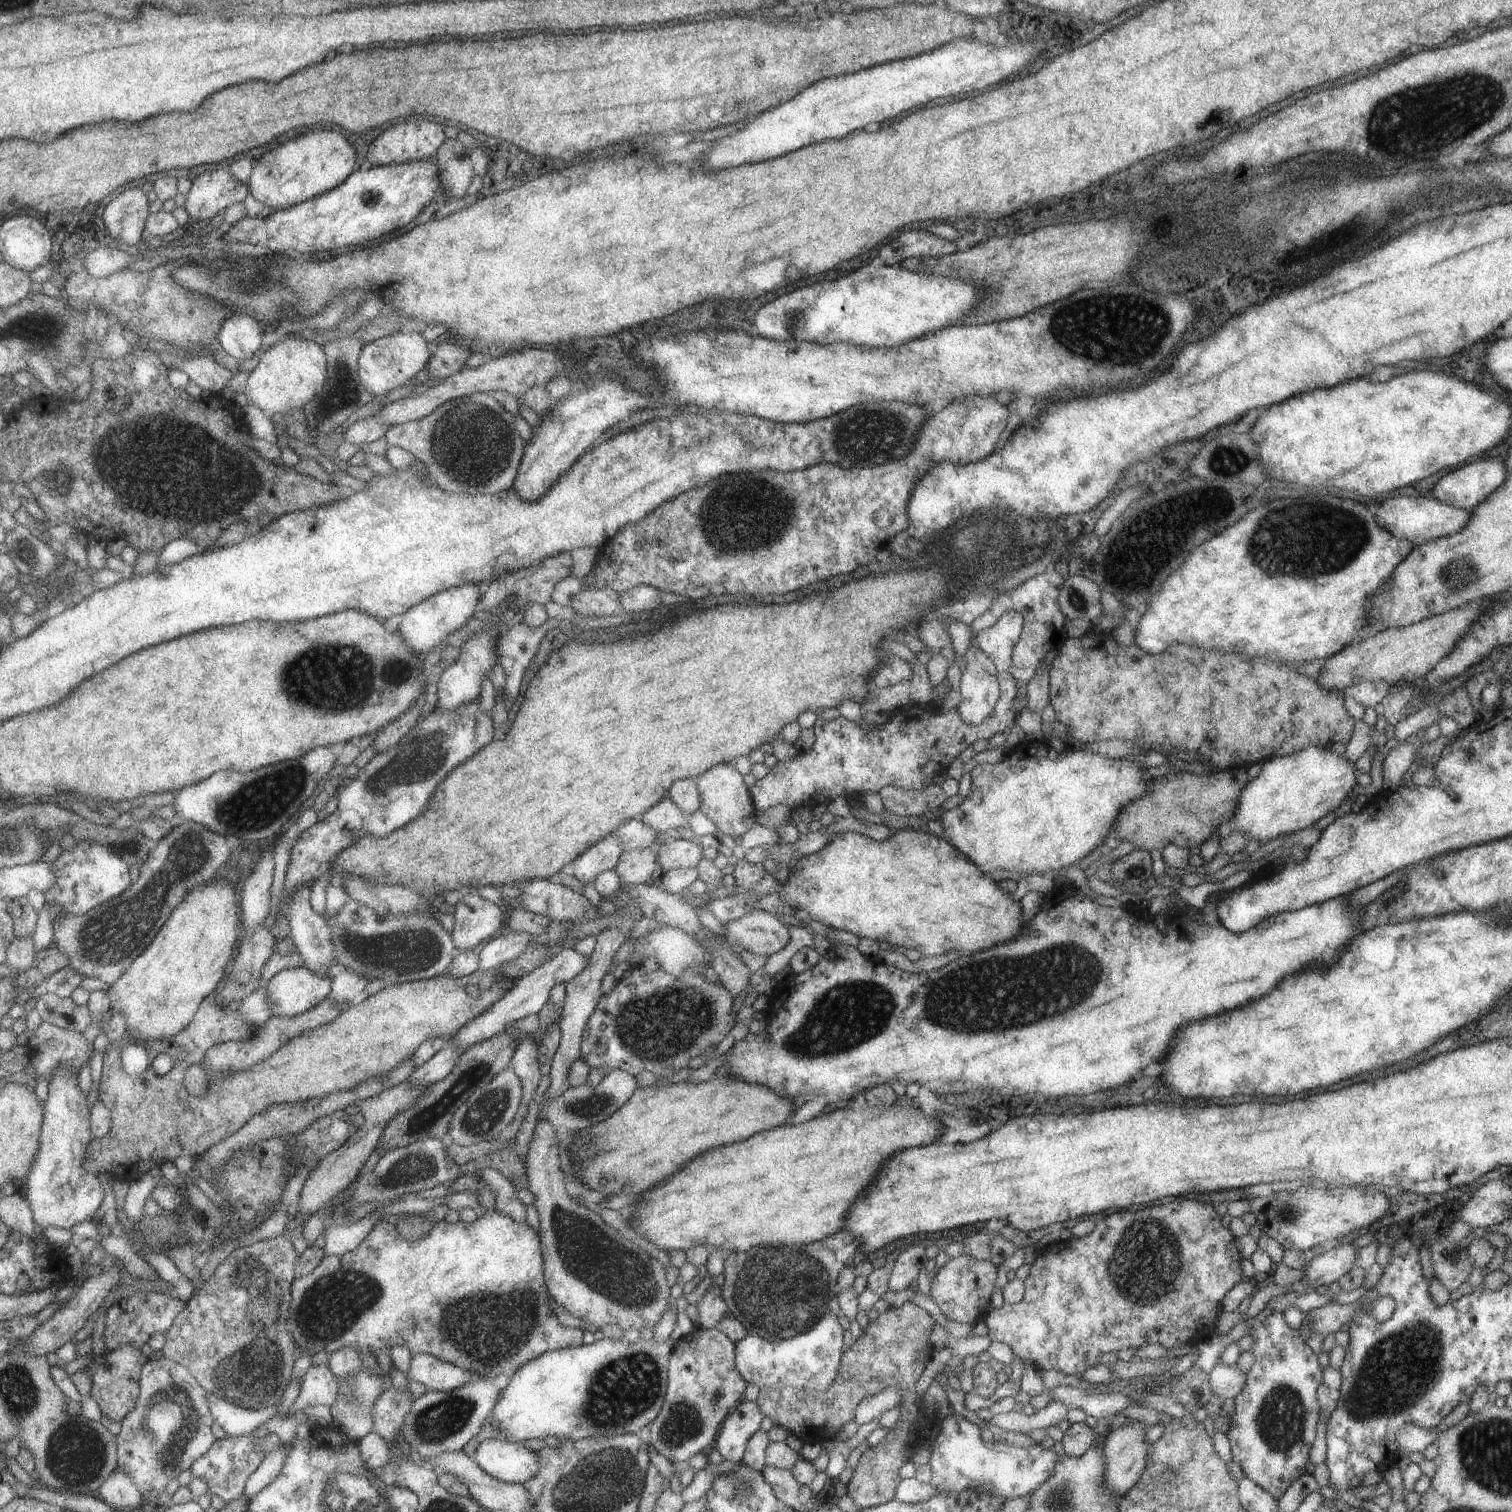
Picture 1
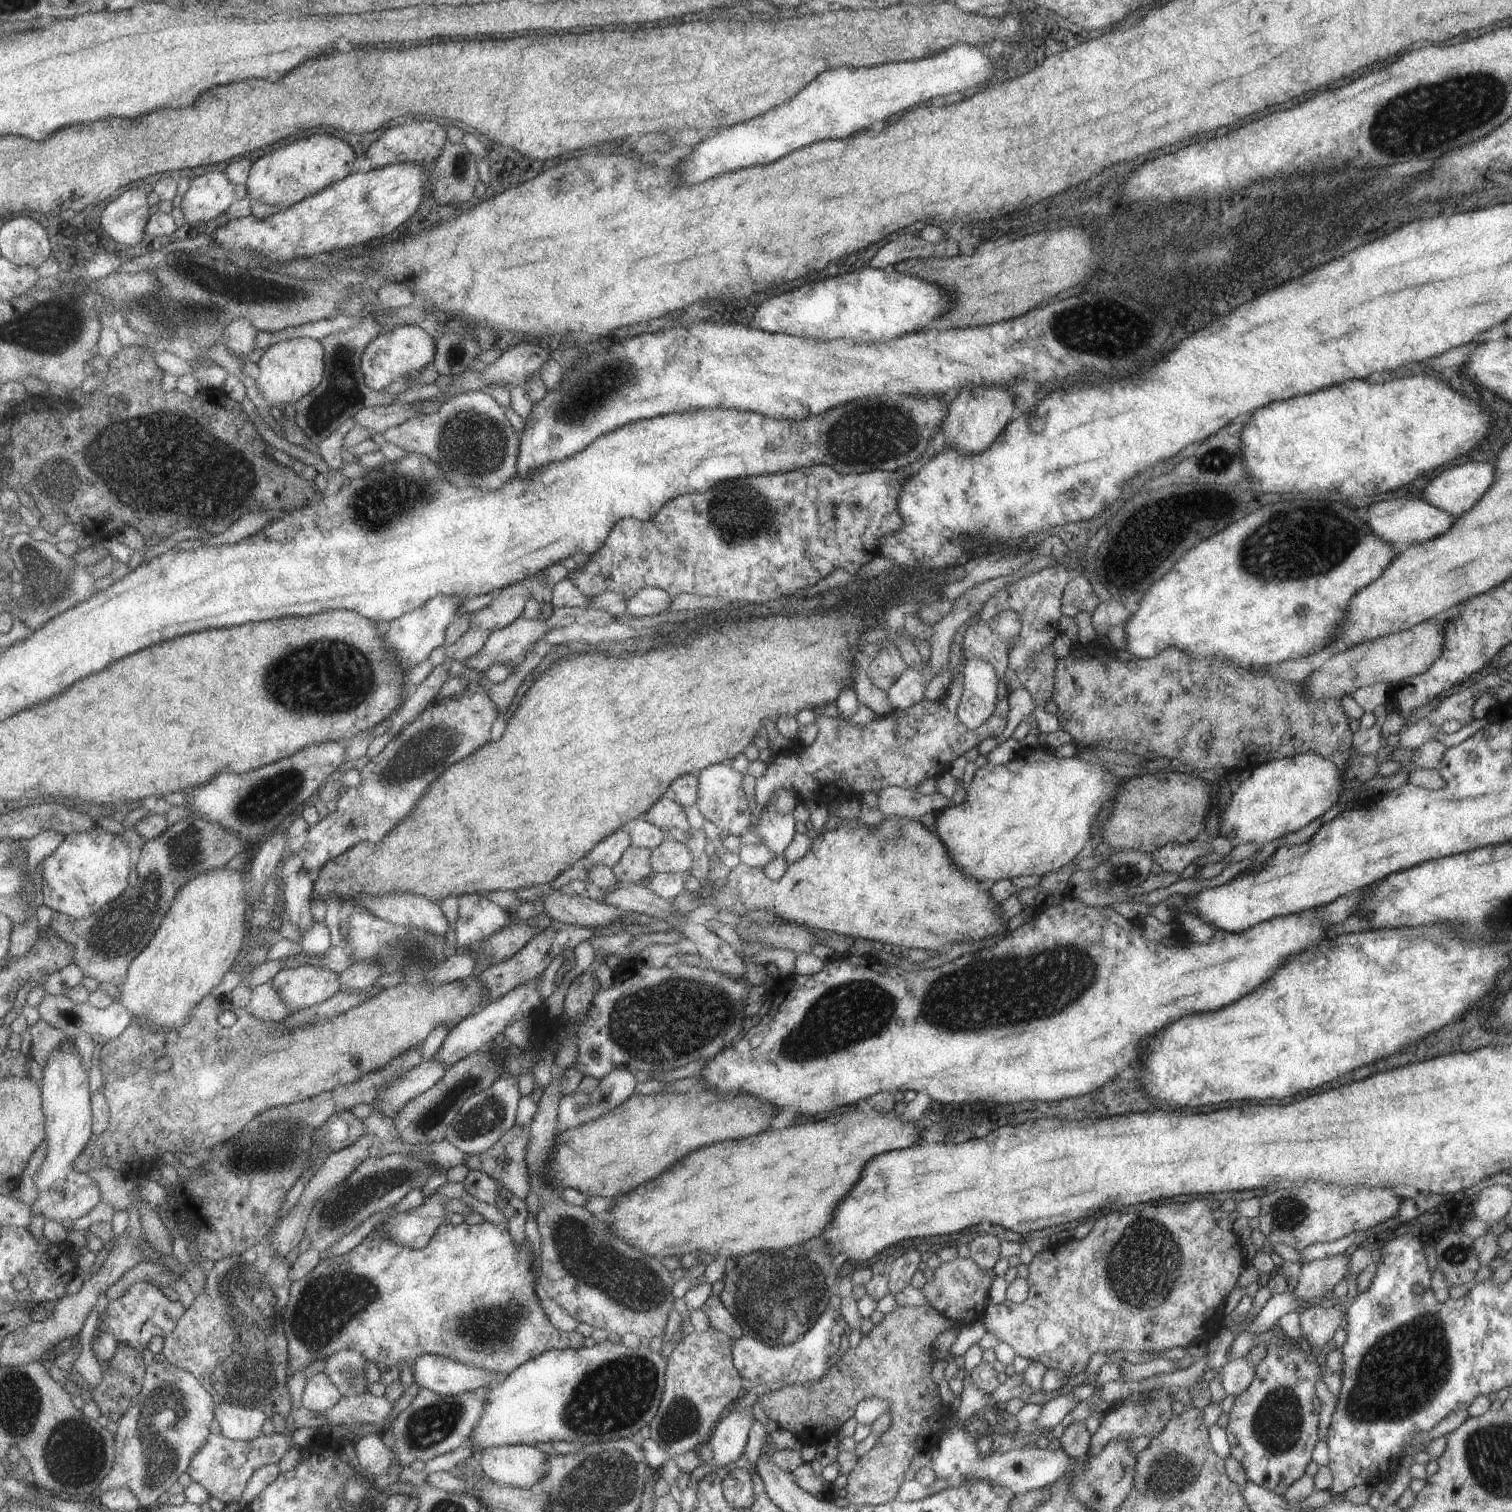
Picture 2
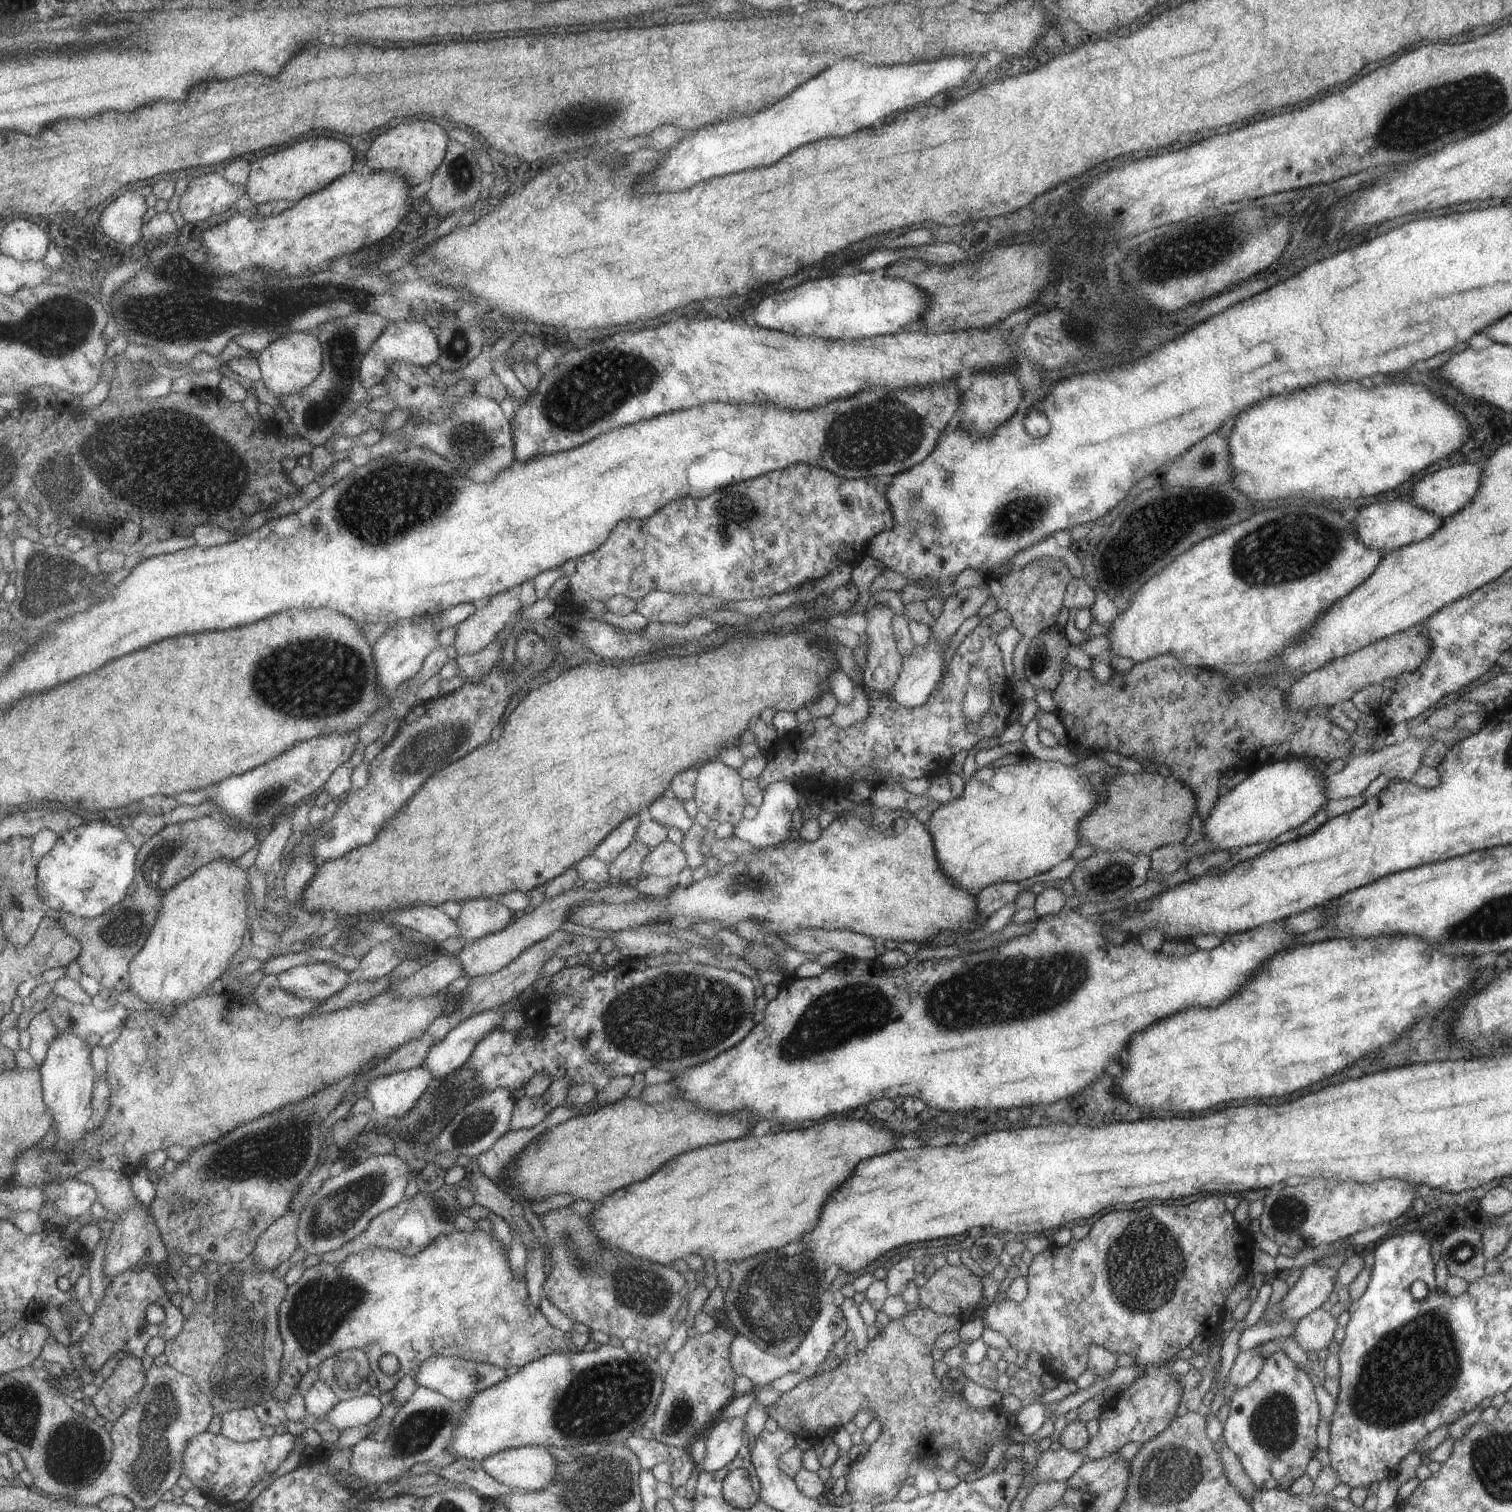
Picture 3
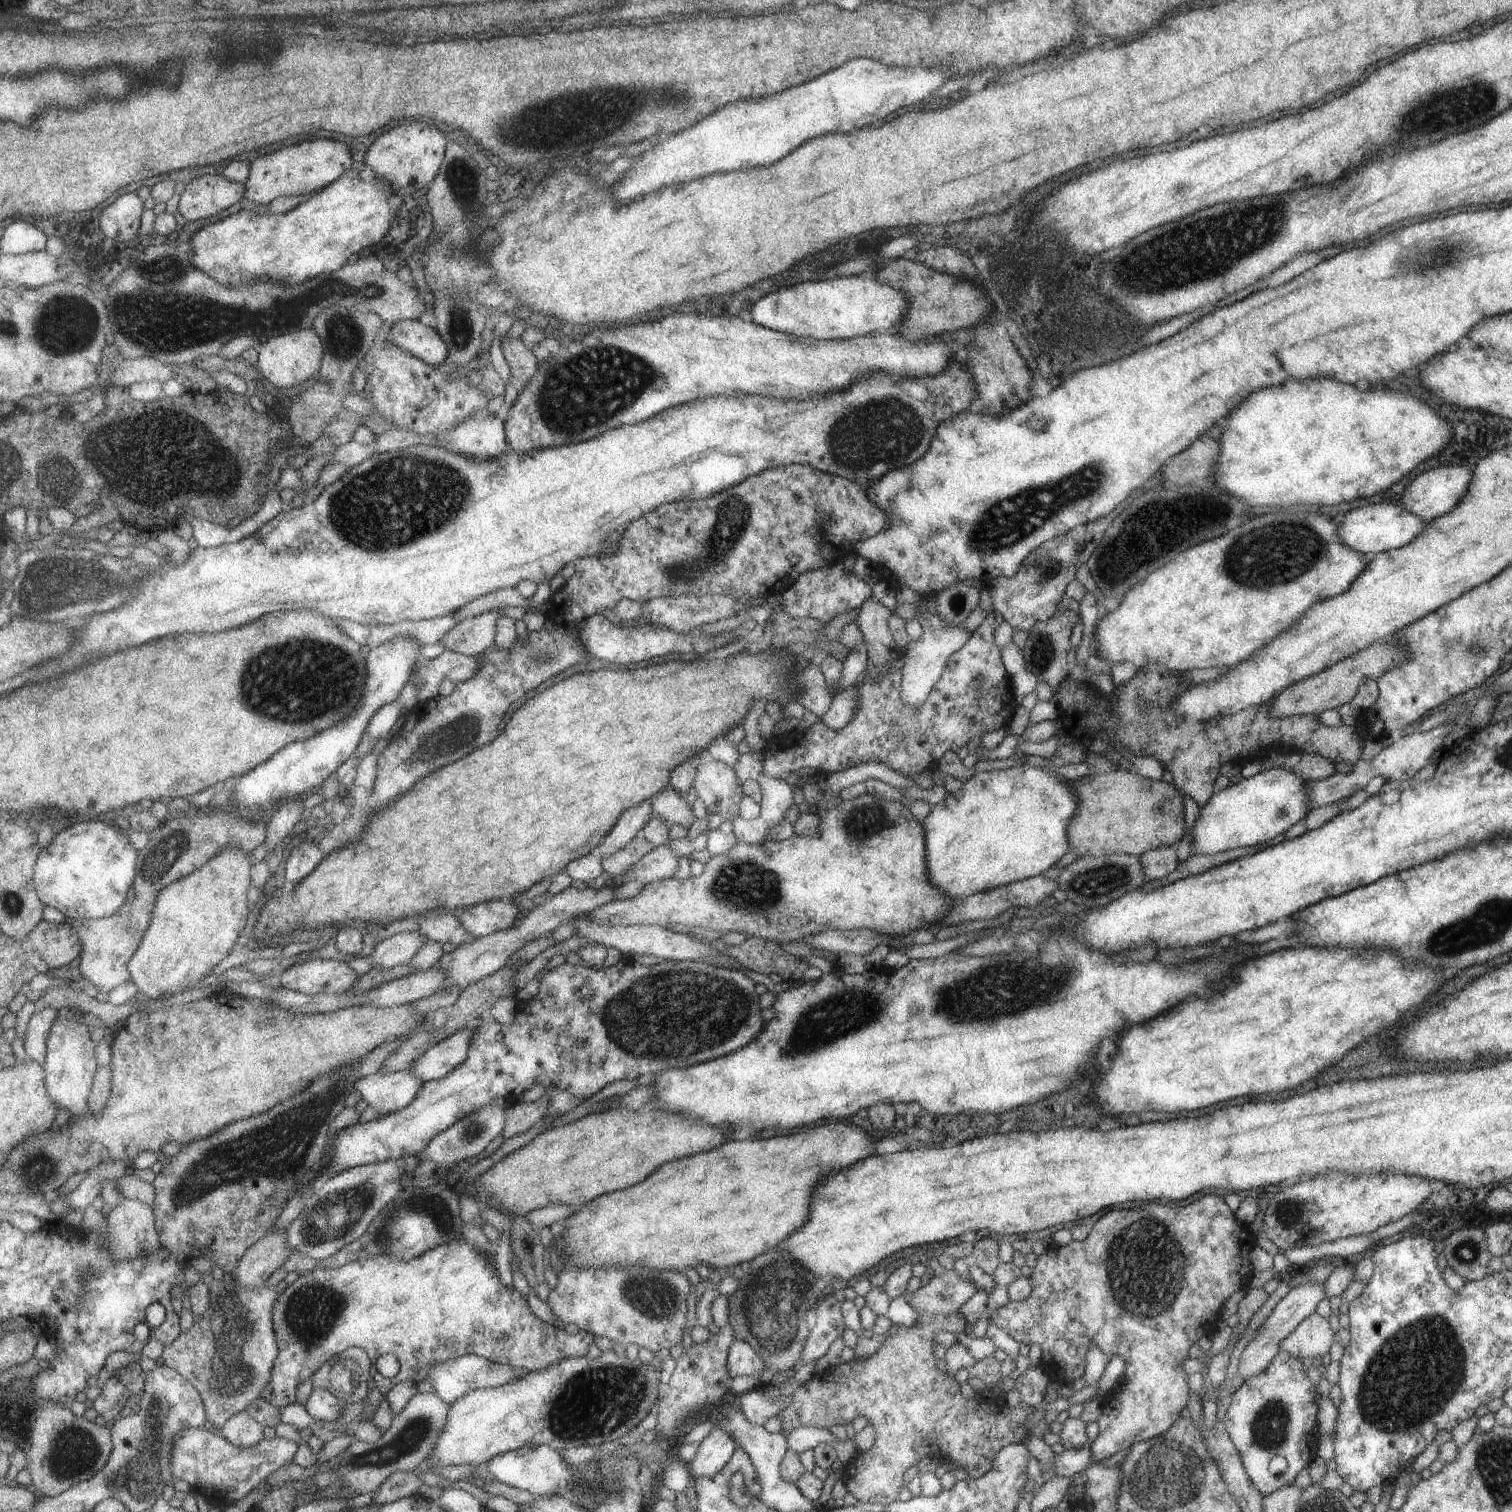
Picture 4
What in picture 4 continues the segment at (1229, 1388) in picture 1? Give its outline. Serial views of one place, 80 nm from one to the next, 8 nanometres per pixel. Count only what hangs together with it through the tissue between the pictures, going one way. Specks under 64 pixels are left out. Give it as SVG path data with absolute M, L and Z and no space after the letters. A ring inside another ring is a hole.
M1302 1282L1298 1287L1292 1288L1274 1306L1266 1320L1261 1324L1256 1335L1246 1344L1241 1352L1237 1374L1245 1380L1248 1376L1260 1373L1279 1352L1280 1342L1303 1320L1314 1312L1315 1305L1324 1297L1324 1284L1308 1284Z

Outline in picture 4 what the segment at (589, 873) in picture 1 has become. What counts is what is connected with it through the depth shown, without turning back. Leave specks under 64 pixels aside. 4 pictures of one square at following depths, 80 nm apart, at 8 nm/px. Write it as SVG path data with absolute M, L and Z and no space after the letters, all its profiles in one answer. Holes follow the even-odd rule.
M652 799L644 800L619 815L611 830L603 837L603 845L600 848L601 856L606 857L613 854L640 834L645 823L653 816L651 801Z

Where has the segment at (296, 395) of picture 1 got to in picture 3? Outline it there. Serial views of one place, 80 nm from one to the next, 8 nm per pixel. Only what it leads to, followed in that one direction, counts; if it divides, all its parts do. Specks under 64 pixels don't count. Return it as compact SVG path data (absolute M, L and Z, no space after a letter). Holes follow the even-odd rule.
M295 331L273 339L256 358L265 388L275 396L296 393L306 387L322 367L322 348L315 333Z

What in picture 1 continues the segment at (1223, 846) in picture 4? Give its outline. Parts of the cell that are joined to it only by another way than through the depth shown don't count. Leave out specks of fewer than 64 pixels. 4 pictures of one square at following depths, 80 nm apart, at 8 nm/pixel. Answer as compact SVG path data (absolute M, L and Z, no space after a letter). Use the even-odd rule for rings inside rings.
M1308 746L1290 755L1265 759L1260 765L1257 776L1250 778L1239 791L1234 811L1229 818L1231 831L1240 832L1248 839L1257 840L1260 843L1314 824L1327 812L1334 811L1356 786L1355 767L1345 757L1338 756L1331 748Z

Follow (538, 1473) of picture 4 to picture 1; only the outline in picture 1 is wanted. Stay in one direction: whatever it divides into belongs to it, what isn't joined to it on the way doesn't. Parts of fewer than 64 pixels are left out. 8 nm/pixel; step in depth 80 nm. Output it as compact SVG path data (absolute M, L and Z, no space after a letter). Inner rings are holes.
M484 1439L471 1456L481 1470L504 1483L519 1483L535 1476L539 1470L536 1452L519 1441Z

